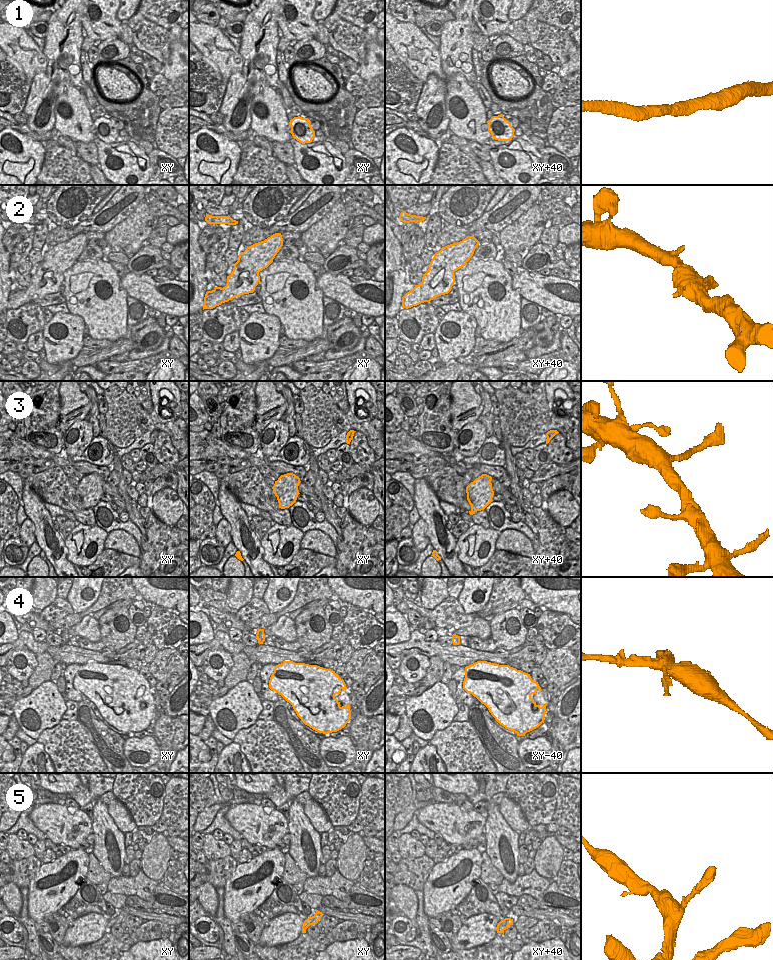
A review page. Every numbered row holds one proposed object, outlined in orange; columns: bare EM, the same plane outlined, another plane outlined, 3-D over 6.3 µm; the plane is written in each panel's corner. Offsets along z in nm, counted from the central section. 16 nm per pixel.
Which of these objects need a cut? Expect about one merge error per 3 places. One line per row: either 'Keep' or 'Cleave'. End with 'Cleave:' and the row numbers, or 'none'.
1: Keep
2: Keep
3: Keep
4: Cleave
5: Keep
Cleave: 4.

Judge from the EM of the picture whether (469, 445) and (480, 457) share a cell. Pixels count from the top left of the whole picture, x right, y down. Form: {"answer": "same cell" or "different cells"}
{"answer": "different cells"}

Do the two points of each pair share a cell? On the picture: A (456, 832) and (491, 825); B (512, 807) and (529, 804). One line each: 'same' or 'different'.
A: different
B: different

